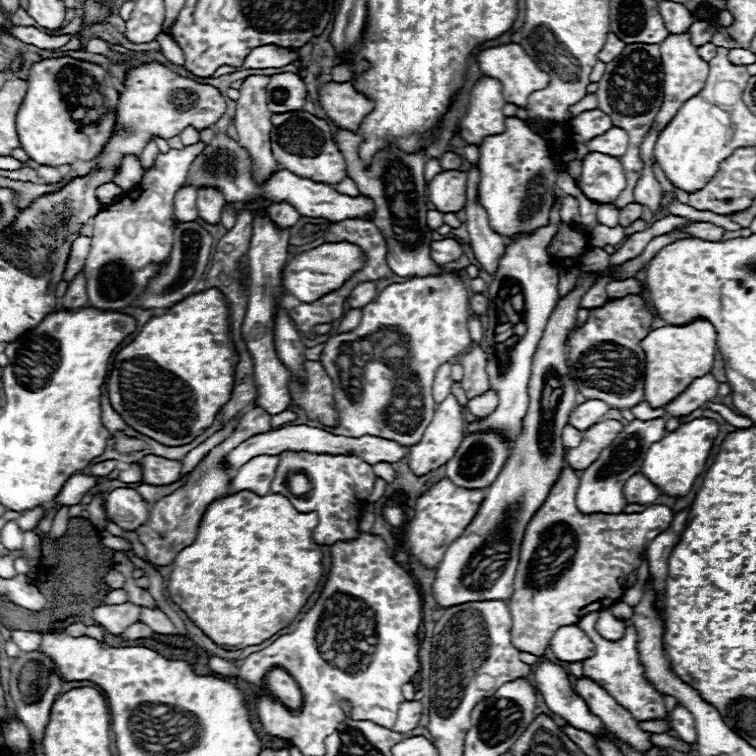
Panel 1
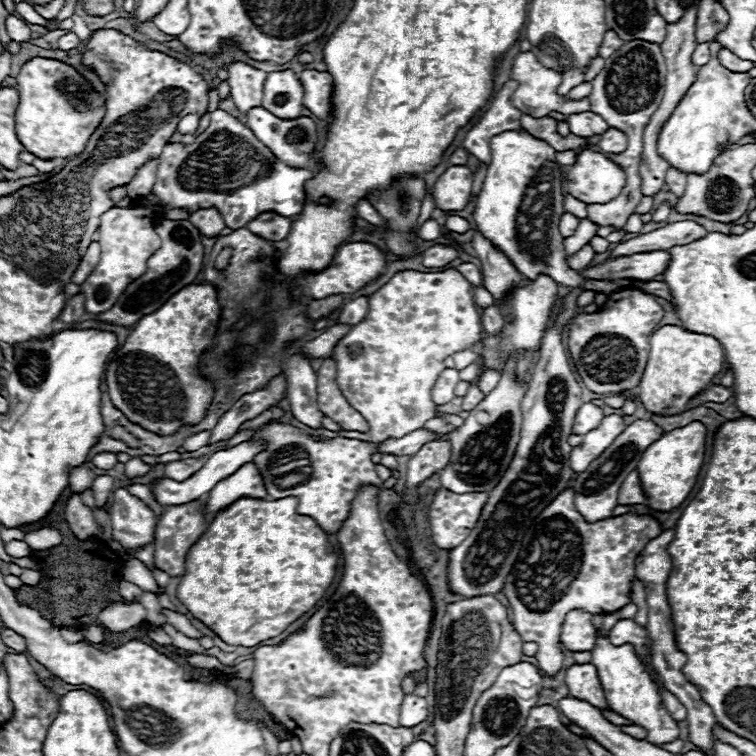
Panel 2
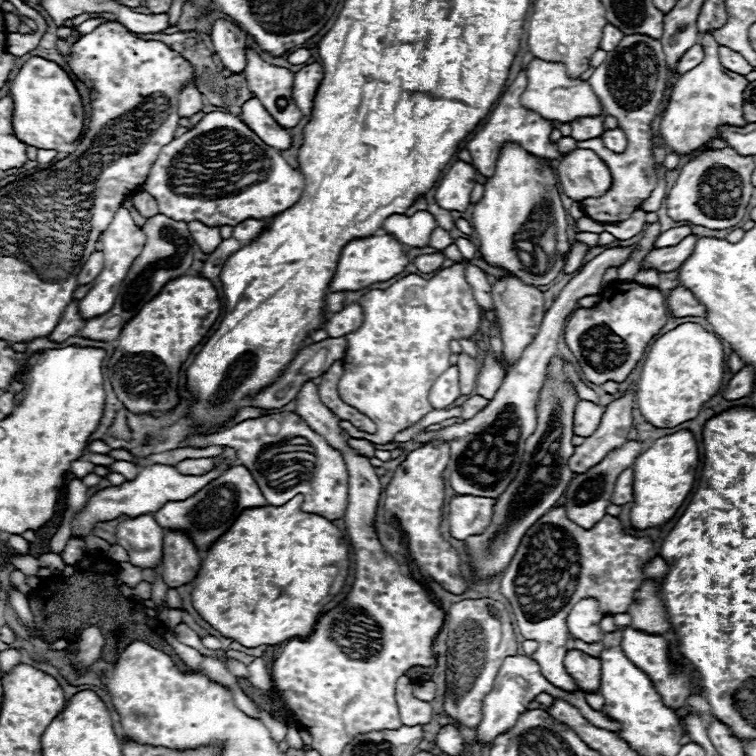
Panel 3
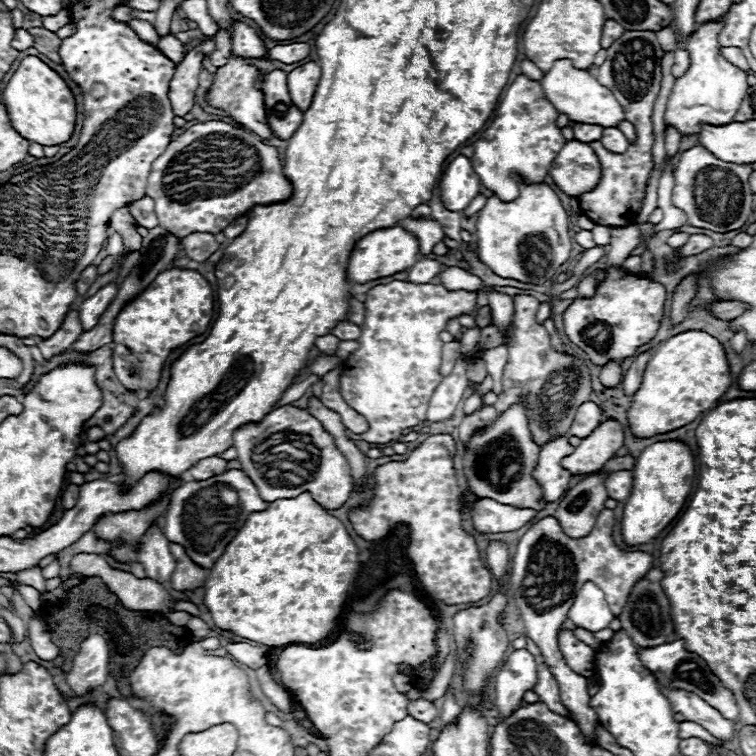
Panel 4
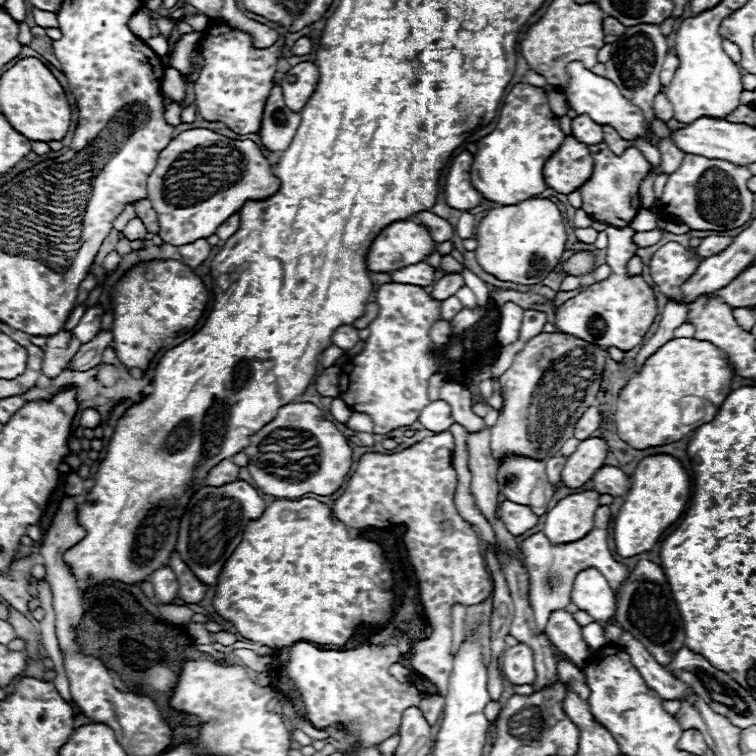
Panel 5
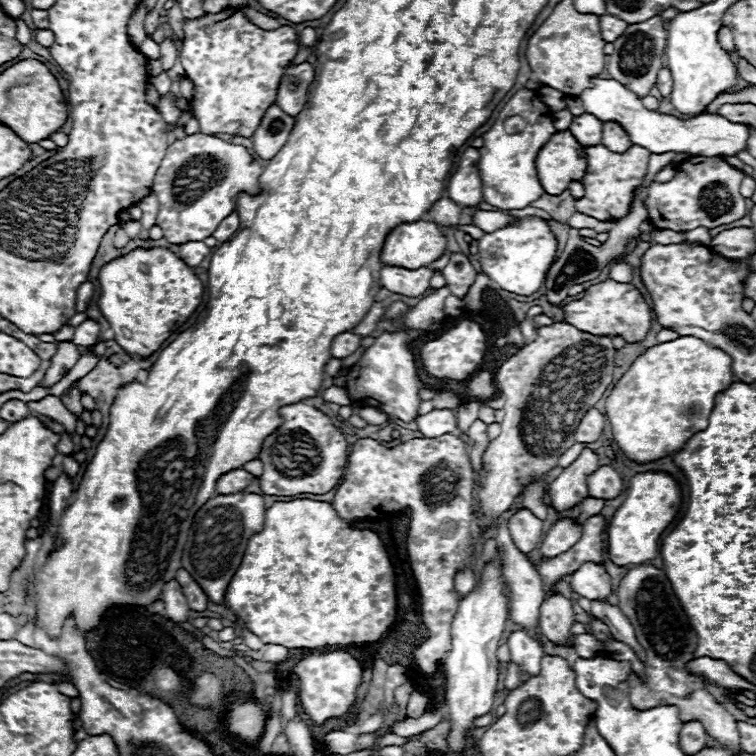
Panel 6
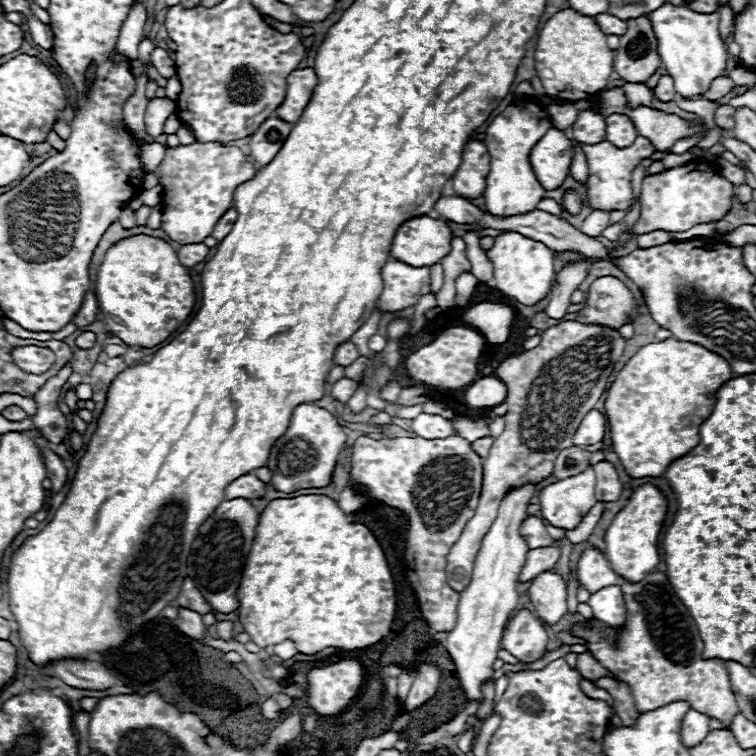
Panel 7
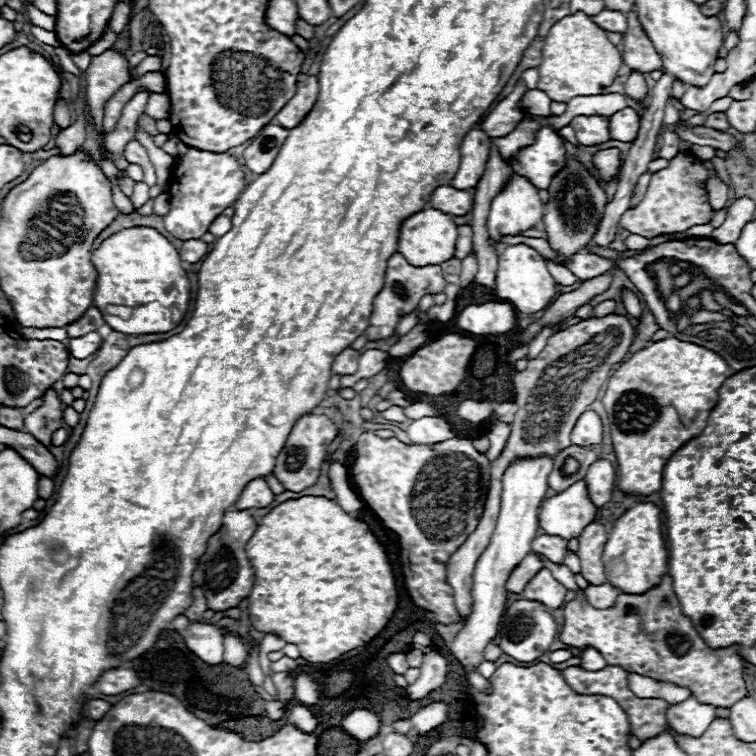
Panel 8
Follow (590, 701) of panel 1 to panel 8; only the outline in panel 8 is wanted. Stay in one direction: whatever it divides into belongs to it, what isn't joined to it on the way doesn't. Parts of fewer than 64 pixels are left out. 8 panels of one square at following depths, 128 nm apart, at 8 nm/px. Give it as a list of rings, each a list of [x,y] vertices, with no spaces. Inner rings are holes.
[[[542,568],[524,588],[524,598],[544,604],[550,610],[556,610],[564,604],[566,588],[552,576],[548,568]]]

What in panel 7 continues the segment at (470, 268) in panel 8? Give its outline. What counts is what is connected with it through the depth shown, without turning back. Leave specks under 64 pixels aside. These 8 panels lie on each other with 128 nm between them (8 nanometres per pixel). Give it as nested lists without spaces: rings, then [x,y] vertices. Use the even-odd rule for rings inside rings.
[[[466,272],[456,280],[456,296],[454,296],[456,306],[466,306],[468,304],[470,296],[476,290],[476,284],[478,284],[478,280],[474,278],[472,272]]]

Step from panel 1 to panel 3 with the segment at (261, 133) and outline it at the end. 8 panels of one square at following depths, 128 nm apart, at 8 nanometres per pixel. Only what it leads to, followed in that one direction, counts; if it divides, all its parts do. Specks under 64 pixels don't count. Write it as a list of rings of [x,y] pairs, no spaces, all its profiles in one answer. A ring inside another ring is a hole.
[[[216,20],[212,24],[212,42],[226,70],[236,74],[242,74],[246,70],[246,34],[242,32],[242,28],[226,20]]]

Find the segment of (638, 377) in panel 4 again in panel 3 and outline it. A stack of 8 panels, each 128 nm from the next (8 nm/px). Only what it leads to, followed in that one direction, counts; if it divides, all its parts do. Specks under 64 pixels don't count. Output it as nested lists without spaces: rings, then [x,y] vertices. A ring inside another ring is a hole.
[[[626,392],[606,408],[598,430],[592,436],[588,436],[584,444],[576,446],[574,456],[568,460],[572,472],[582,474],[590,470],[612,448],[618,448],[626,442],[628,432],[632,428],[632,406],[634,406],[634,396]]]

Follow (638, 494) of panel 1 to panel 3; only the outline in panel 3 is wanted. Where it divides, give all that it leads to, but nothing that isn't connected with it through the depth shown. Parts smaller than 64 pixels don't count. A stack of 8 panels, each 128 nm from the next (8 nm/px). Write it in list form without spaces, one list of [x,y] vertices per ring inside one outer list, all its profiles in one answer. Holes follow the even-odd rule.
[[[626,468],[626,470],[618,476],[618,480],[616,480],[614,494],[612,494],[612,504],[632,502],[632,500],[634,500],[632,484],[634,484],[634,472],[632,472],[632,468]]]

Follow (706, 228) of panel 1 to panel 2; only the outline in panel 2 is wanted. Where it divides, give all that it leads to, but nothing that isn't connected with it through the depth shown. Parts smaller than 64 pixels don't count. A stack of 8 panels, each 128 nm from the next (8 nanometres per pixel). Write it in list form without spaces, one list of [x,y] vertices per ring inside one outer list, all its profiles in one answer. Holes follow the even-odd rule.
[[[684,220],[684,222],[674,222],[674,224],[666,224],[650,234],[642,234],[638,238],[632,238],[628,242],[620,242],[610,250],[610,258],[616,256],[630,256],[630,254],[638,254],[638,252],[652,252],[652,250],[670,250],[672,246],[678,244],[688,244],[690,240],[698,240],[698,236],[706,236],[706,228],[692,222],[692,220]]]

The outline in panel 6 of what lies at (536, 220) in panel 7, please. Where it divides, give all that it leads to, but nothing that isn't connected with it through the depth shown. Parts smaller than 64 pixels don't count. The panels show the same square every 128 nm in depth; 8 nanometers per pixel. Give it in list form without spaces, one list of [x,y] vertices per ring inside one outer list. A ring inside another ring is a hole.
[[[480,210],[480,212],[474,214],[474,226],[482,228],[484,232],[494,232],[496,228],[506,226],[510,220],[514,220],[514,216],[508,216],[508,214],[502,214],[502,212]]]

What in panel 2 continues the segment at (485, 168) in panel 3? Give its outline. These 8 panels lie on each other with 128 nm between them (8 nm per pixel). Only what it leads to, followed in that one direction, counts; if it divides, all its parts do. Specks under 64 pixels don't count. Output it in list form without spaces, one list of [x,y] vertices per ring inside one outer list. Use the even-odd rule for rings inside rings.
[[[508,80],[490,98],[480,120],[466,132],[464,148],[480,162],[490,164],[490,138],[506,130],[520,130],[520,110],[510,104],[510,96],[516,90],[516,82]]]

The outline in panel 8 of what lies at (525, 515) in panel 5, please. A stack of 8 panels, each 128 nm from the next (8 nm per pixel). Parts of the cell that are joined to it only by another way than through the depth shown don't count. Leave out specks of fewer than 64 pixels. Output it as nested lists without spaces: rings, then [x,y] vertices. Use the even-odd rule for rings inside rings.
[[[540,534],[532,540],[532,552],[540,552],[544,554],[548,560],[552,562],[562,562],[564,558],[564,550],[566,550],[566,540],[562,540],[560,536],[550,536],[550,534]]]

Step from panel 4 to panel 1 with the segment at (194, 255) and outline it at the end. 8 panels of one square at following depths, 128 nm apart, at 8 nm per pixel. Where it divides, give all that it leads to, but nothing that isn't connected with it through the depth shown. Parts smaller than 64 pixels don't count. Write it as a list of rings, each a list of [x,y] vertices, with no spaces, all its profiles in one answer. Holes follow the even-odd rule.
[[[200,188],[196,206],[200,218],[204,218],[208,224],[218,224],[224,208],[224,196],[218,188]]]

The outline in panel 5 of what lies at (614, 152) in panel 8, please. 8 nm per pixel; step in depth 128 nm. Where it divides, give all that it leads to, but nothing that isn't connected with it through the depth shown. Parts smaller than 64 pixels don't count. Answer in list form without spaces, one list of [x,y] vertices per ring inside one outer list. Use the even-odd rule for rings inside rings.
[[[604,142],[590,146],[590,154],[594,158],[594,174],[584,186],[578,188],[578,192],[582,194],[582,210],[594,222],[626,228],[640,210],[638,192],[644,176],[650,172],[650,164],[638,148],[628,148],[622,156],[616,156],[614,152],[610,152],[610,148]]]

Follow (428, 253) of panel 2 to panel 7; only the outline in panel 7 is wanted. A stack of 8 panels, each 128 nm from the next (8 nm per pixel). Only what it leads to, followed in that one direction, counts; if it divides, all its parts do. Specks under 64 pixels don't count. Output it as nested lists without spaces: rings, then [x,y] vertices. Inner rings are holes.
[[[392,258],[382,268],[382,280],[384,280],[384,290],[382,290],[382,296],[376,302],[376,306],[384,312],[398,312],[408,306],[414,306],[420,300],[420,296],[430,292],[430,268],[412,268],[404,262],[398,262]]]

